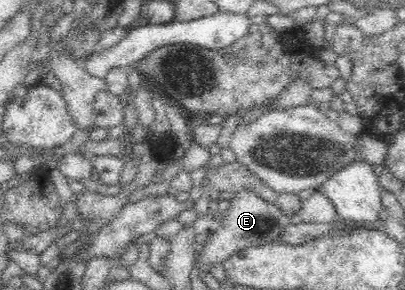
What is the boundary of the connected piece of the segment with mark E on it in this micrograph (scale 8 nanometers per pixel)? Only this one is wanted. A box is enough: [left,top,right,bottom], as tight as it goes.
[197,190,293,274]

